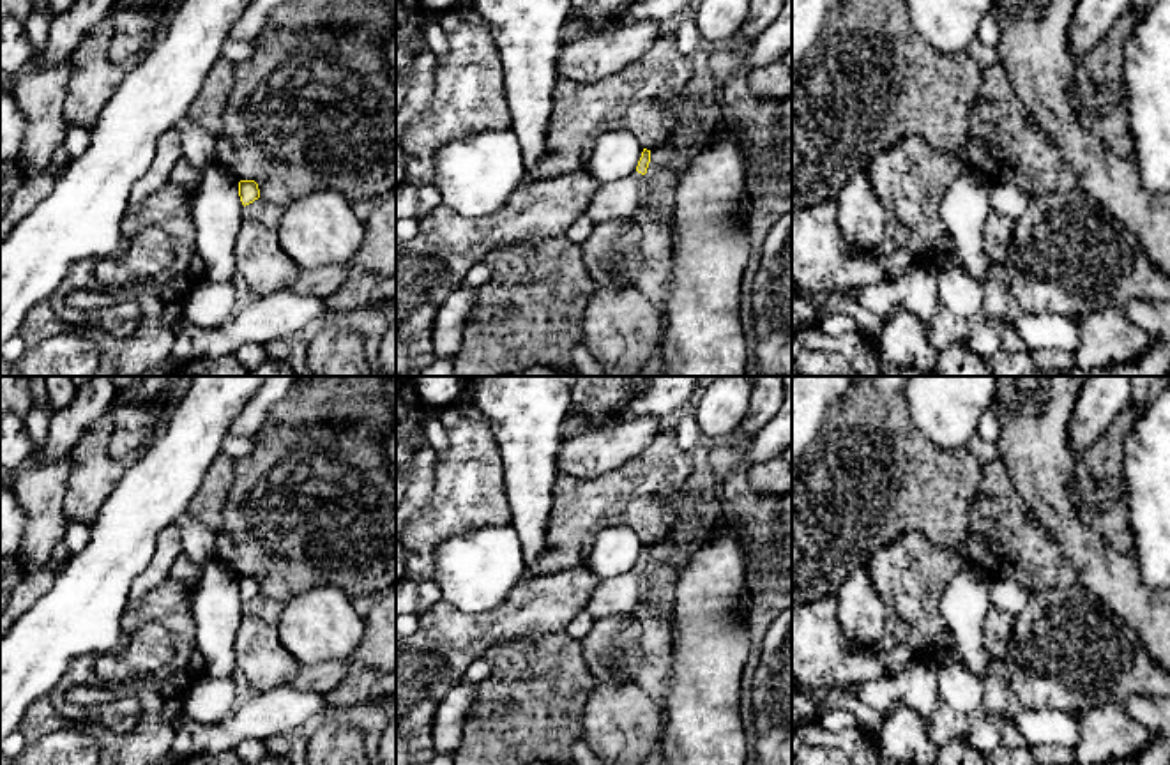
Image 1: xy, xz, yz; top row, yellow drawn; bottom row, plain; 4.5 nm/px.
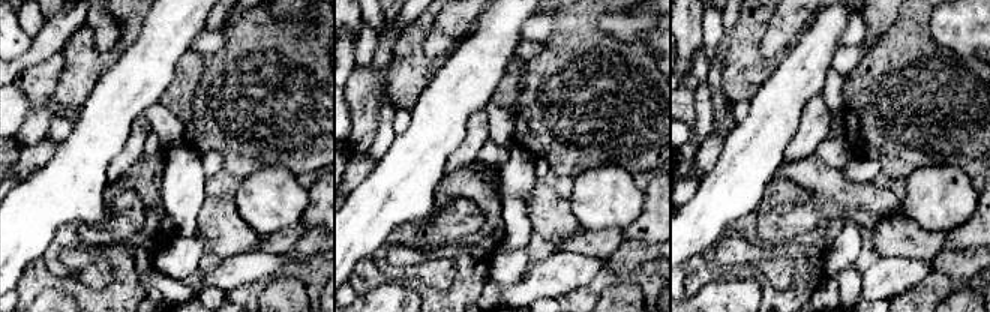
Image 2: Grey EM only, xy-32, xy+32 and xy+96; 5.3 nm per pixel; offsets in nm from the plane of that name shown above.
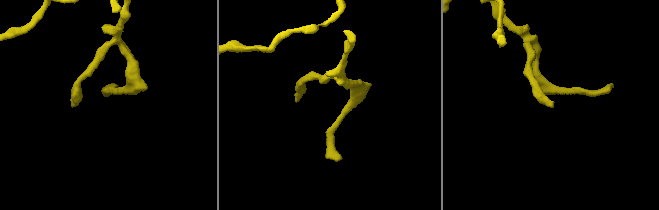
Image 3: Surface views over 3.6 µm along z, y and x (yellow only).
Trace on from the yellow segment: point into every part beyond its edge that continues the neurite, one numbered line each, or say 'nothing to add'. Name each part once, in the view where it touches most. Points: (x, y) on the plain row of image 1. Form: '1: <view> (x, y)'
1: xz (621, 594)

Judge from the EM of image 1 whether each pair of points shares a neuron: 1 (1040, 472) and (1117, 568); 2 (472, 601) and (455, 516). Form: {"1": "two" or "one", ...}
{"1": "one", "2": "two"}

